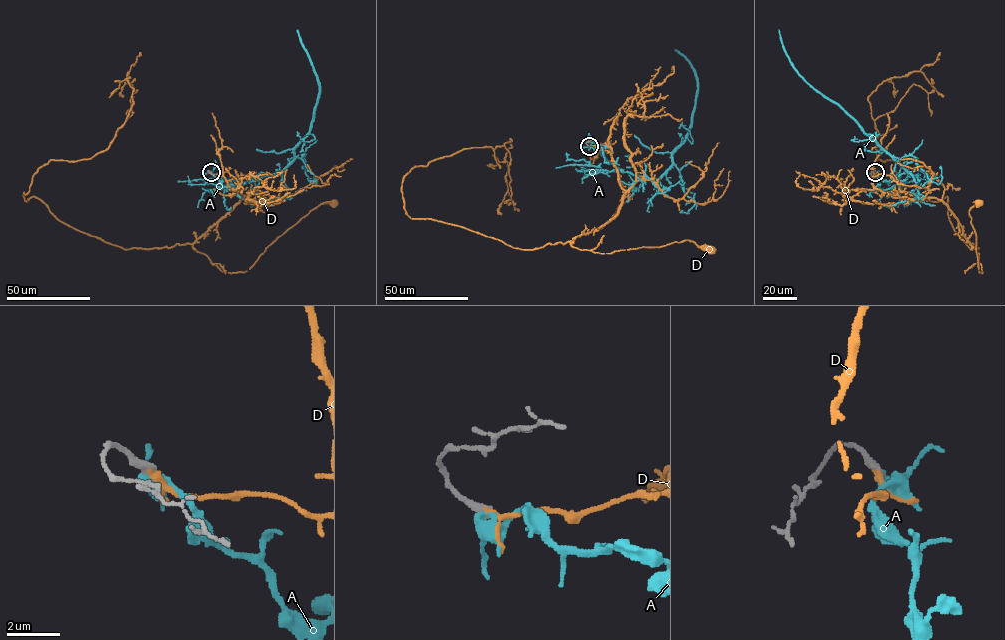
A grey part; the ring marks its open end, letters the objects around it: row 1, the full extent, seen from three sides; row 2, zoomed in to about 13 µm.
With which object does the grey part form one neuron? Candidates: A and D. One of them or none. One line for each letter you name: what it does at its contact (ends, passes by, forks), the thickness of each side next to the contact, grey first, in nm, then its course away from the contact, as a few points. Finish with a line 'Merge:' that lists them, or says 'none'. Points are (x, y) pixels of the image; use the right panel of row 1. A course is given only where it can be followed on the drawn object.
D: it passes by; calibres 320 and 160 nm; course (875, 172), (873, 185), (884, 192), (909, 192), (941, 200), (979, 253), (982, 273), (968, 211), (979, 203)
Merge: D

